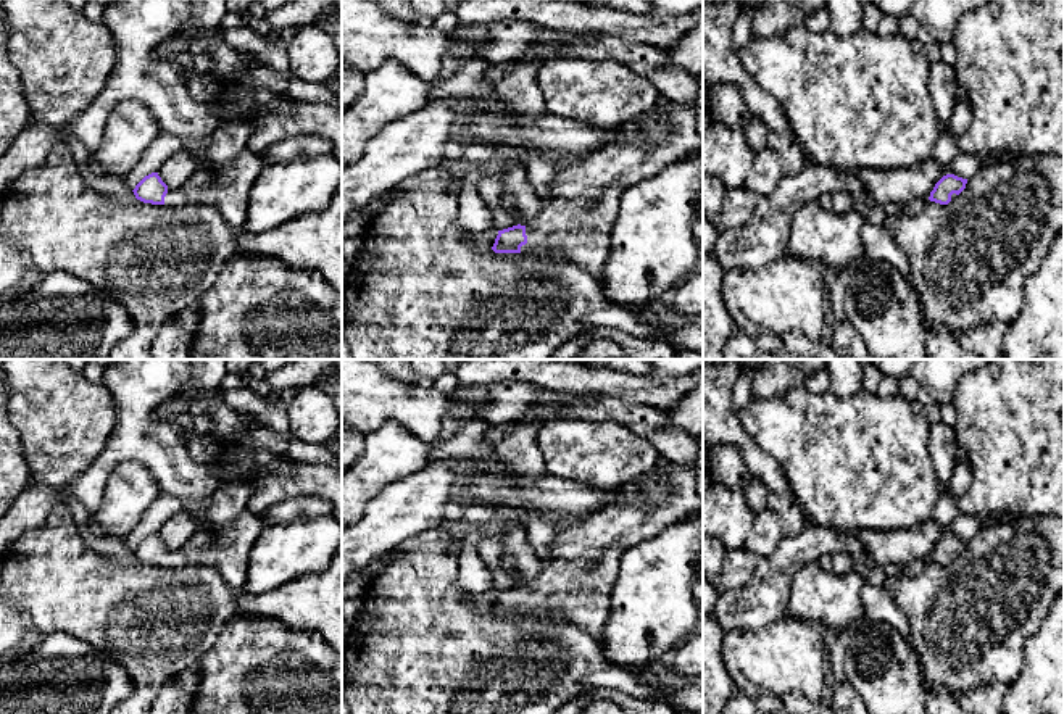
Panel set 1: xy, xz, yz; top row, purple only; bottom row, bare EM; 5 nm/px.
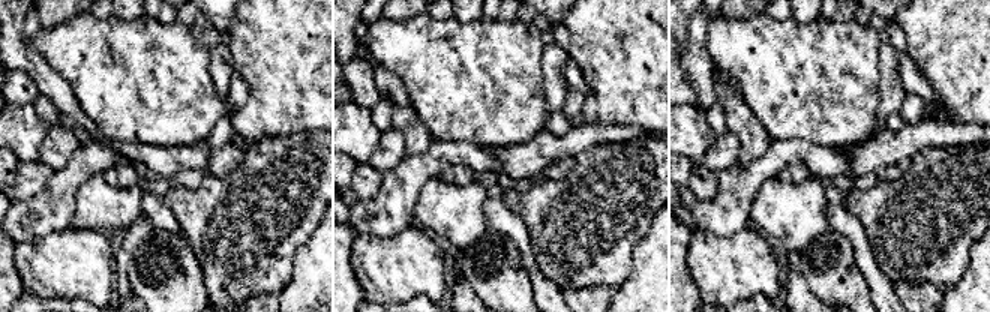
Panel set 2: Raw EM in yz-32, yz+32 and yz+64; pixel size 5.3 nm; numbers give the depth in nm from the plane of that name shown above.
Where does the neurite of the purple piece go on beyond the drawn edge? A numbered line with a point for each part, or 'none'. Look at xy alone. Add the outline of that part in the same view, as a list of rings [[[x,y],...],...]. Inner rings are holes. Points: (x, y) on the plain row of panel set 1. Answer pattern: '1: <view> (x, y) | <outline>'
1: xy (226, 548) | [[[243,511],[224,525],[200,524],[189,542],[164,558],[166,567],[208,566],[232,590],[243,588],[248,575],[250,551],[266,522]]]

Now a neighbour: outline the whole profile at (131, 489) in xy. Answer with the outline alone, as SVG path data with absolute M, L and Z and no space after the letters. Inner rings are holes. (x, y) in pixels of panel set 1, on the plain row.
M137 461L114 466L94 513L97 529L106 537L124 540L160 495L160 484L148 466Z

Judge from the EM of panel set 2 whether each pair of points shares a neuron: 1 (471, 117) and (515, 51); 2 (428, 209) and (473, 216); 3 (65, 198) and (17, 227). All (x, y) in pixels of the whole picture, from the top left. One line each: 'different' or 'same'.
1: same
2: same
3: same

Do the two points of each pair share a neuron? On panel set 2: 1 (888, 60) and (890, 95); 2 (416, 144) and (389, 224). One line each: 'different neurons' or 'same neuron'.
1: same neuron
2: different neurons

